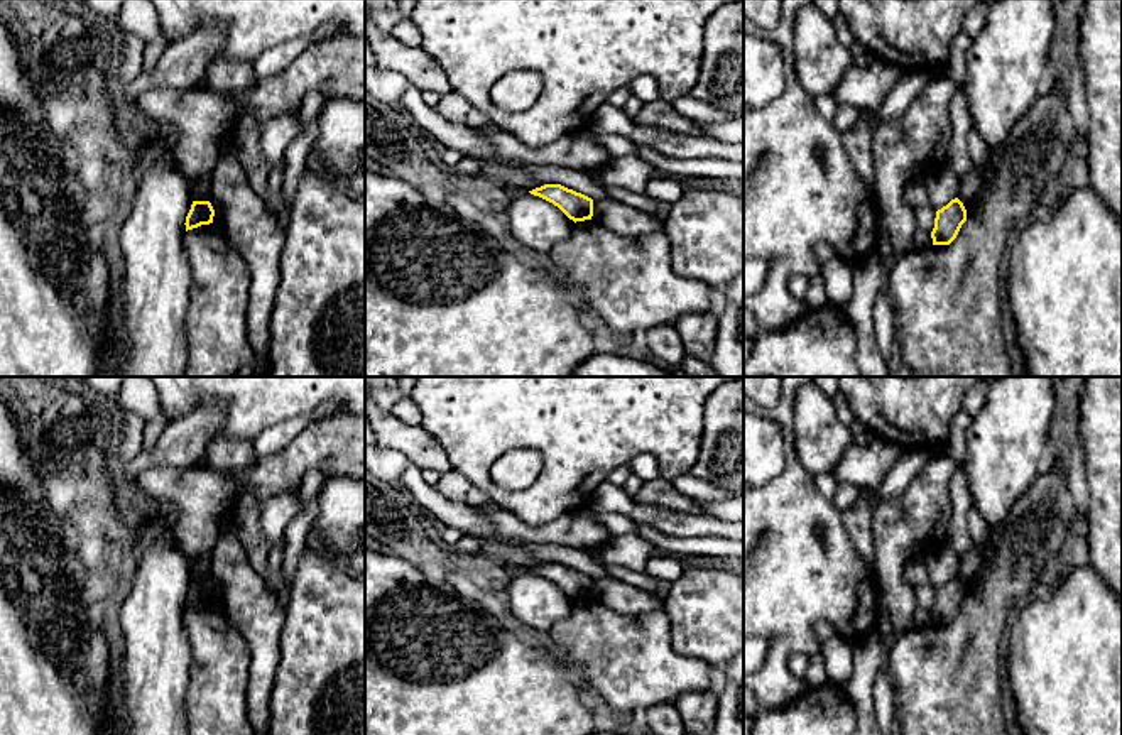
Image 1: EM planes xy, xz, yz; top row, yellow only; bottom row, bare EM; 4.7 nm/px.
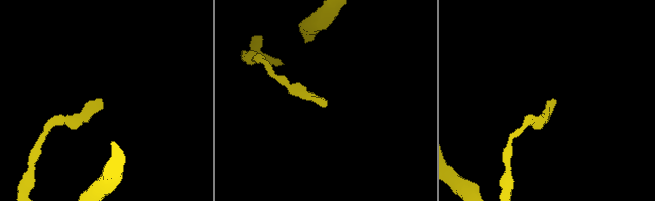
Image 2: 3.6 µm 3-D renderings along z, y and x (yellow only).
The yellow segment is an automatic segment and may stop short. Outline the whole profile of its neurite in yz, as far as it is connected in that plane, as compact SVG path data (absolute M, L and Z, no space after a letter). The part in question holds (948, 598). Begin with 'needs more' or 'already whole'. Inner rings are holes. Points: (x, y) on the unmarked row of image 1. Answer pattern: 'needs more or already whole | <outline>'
already whole | M958 576L951 578L936 590L934 607L931 610L933 623L950 623L965 600L967 588L963 581Z

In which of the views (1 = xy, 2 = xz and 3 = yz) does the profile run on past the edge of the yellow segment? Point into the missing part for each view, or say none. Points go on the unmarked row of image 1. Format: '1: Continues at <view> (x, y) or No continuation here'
1: No continuation here
2: No continuation here
3: No continuation here

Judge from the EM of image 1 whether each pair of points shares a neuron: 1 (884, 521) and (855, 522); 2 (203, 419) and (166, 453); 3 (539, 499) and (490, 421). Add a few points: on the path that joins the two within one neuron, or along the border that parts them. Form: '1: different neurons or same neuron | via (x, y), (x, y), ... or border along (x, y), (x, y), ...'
1: different neurons | border along (871, 511), (876, 561)
2: same neuron | via (195, 428), (174, 448)
3: same neuron | via (551, 472), (551, 453), (517, 421)

